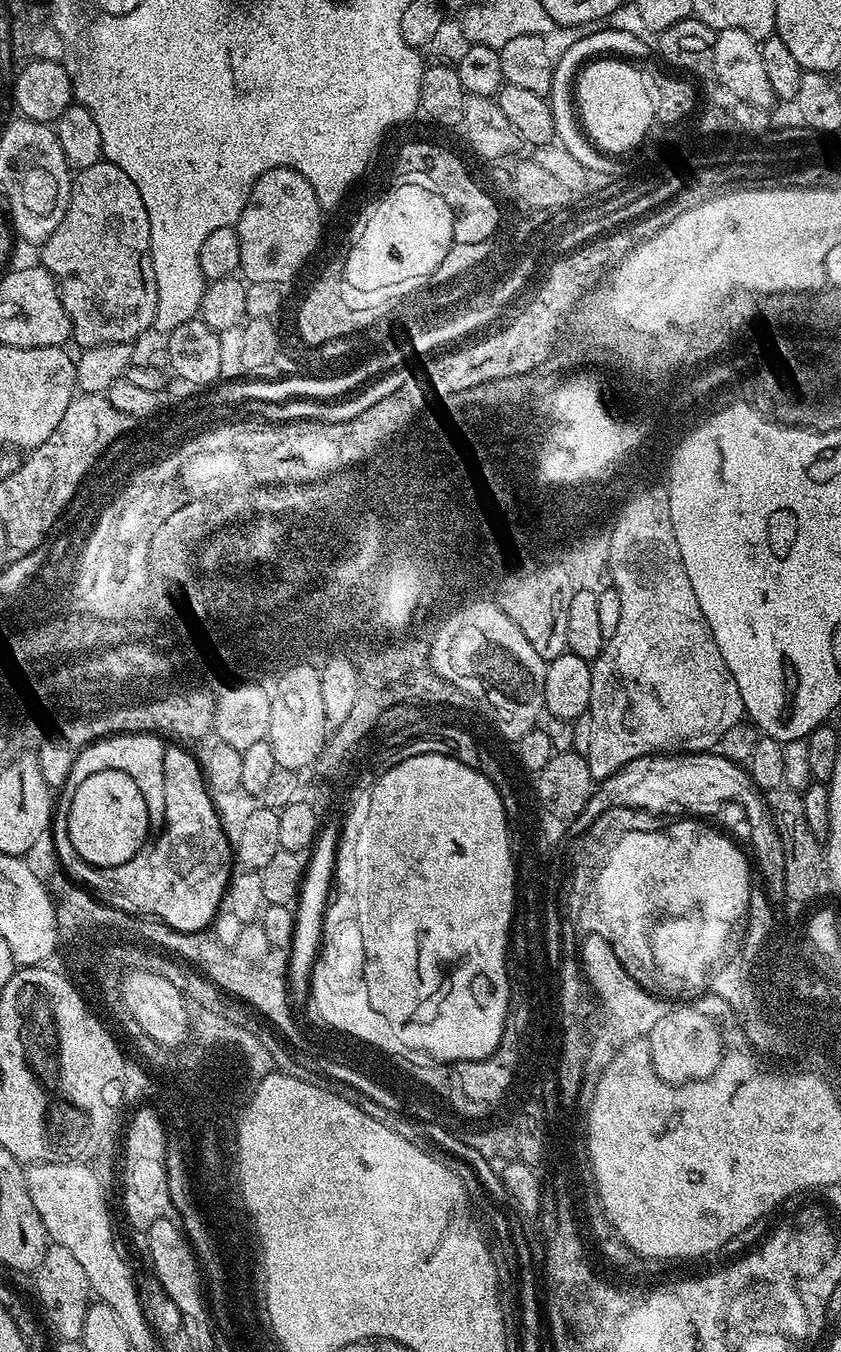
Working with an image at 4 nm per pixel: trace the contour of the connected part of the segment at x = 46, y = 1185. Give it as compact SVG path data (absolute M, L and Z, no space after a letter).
M91 1163L86 1164L33 1164L27 1169L26 1179L30 1202L34 1202L34 1210L38 1210L38 1218L48 1231L51 1243L66 1246L70 1254L74 1254L76 1261L82 1265L86 1273L86 1282L94 1293L95 1299L101 1304L111 1306L114 1314L128 1314L138 1312L142 1306L138 1302L136 1277L133 1269L128 1269L120 1248L116 1245L116 1232L112 1229L112 1216L108 1213L108 1200L104 1197L104 1184L98 1173L92 1169Z

